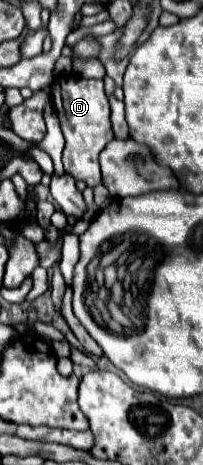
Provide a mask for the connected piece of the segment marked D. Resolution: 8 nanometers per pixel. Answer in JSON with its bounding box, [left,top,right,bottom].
[52,77,114,187]

